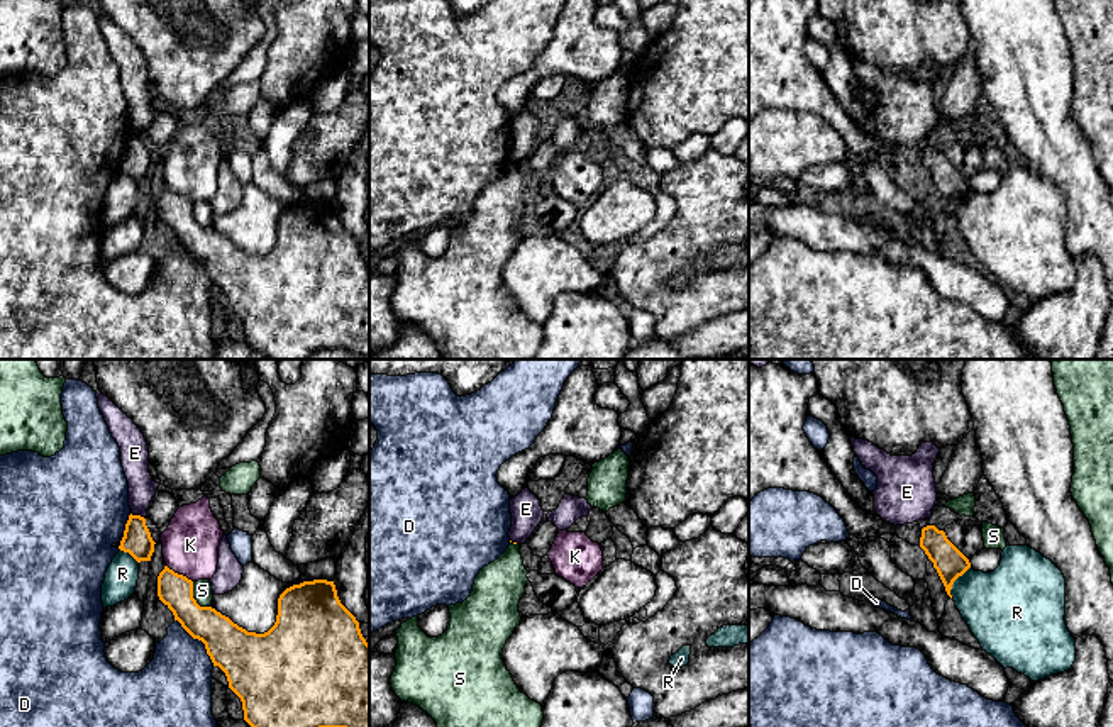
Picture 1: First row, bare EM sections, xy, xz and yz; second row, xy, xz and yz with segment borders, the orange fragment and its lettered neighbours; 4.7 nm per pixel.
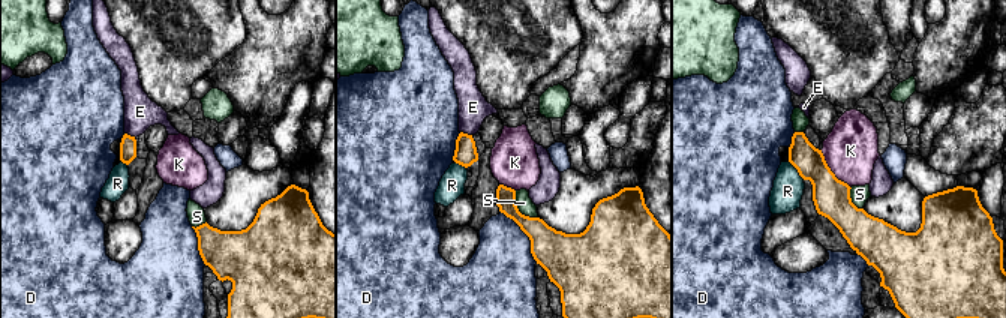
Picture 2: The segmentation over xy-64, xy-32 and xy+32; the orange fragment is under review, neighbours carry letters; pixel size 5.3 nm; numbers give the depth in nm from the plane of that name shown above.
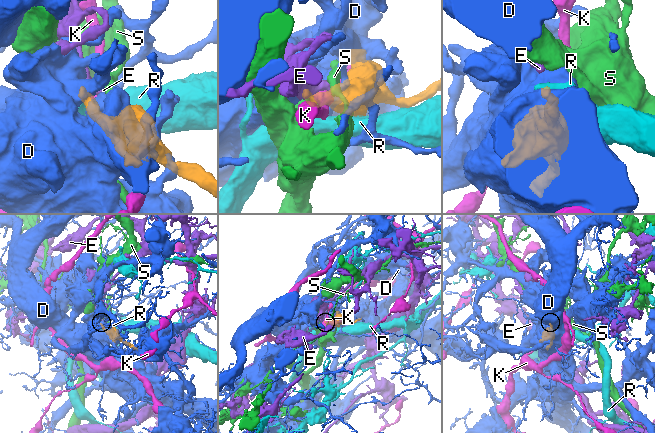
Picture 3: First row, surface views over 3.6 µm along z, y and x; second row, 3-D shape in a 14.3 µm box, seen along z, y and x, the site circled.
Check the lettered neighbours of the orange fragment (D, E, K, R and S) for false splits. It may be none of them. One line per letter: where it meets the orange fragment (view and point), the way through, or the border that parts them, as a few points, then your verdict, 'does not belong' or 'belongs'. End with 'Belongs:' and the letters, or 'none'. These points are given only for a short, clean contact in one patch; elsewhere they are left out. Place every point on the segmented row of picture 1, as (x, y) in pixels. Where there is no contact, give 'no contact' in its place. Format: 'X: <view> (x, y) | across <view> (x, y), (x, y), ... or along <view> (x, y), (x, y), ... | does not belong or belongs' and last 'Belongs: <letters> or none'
D: xy (200, 639) | does not belong
E: xy (138, 516) | along xy (131, 514), (143, 517) | does not belong
K: xy (180, 575) | does not belong
R: yz (954, 580) | along yz (969, 566), (954, 582), (951, 597) | does not belong
S: xy (193, 599) | does not belong
Belongs: none

